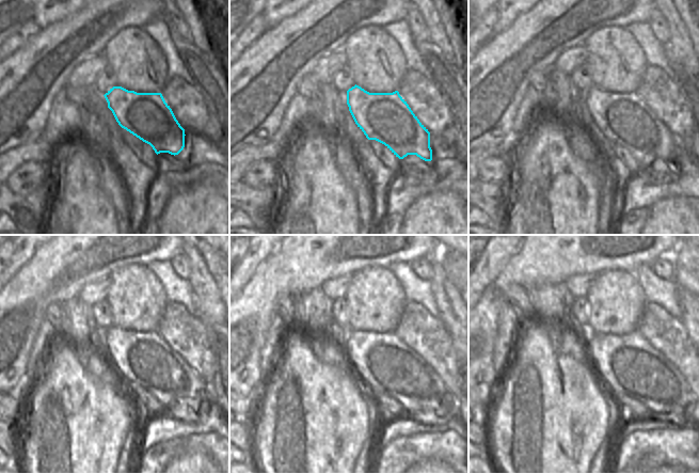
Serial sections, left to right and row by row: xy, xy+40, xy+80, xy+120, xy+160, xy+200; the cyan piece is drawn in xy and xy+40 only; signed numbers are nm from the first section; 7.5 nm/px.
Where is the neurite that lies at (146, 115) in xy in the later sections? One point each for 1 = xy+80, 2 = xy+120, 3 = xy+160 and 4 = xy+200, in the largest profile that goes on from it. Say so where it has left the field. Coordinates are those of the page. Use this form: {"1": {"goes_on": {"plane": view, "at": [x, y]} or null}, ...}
{"1": {"goes_on": {"plane": "xy+80", "at": [624, 119]}}, "2": {"goes_on": {"plane": "xy+120", "at": [143, 358]}}, "3": {"goes_on": {"plane": "xy+160", "at": [383, 363]}}, "4": {"goes_on": {"plane": "xy+200", "at": [628, 364]}}}

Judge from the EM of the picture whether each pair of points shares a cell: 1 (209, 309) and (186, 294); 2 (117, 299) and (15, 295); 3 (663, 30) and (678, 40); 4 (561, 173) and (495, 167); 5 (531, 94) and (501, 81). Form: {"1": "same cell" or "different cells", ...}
{"1": "different cells", "2": "different cells", "3": "different cells", "4": "different cells", "5": "different cells"}

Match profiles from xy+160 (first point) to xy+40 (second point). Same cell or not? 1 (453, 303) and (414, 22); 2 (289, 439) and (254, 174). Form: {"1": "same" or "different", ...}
{"1": "different", "2": "different"}

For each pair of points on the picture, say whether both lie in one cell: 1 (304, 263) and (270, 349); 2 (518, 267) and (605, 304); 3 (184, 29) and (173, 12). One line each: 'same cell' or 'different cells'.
1: different cells
2: different cells
3: same cell

